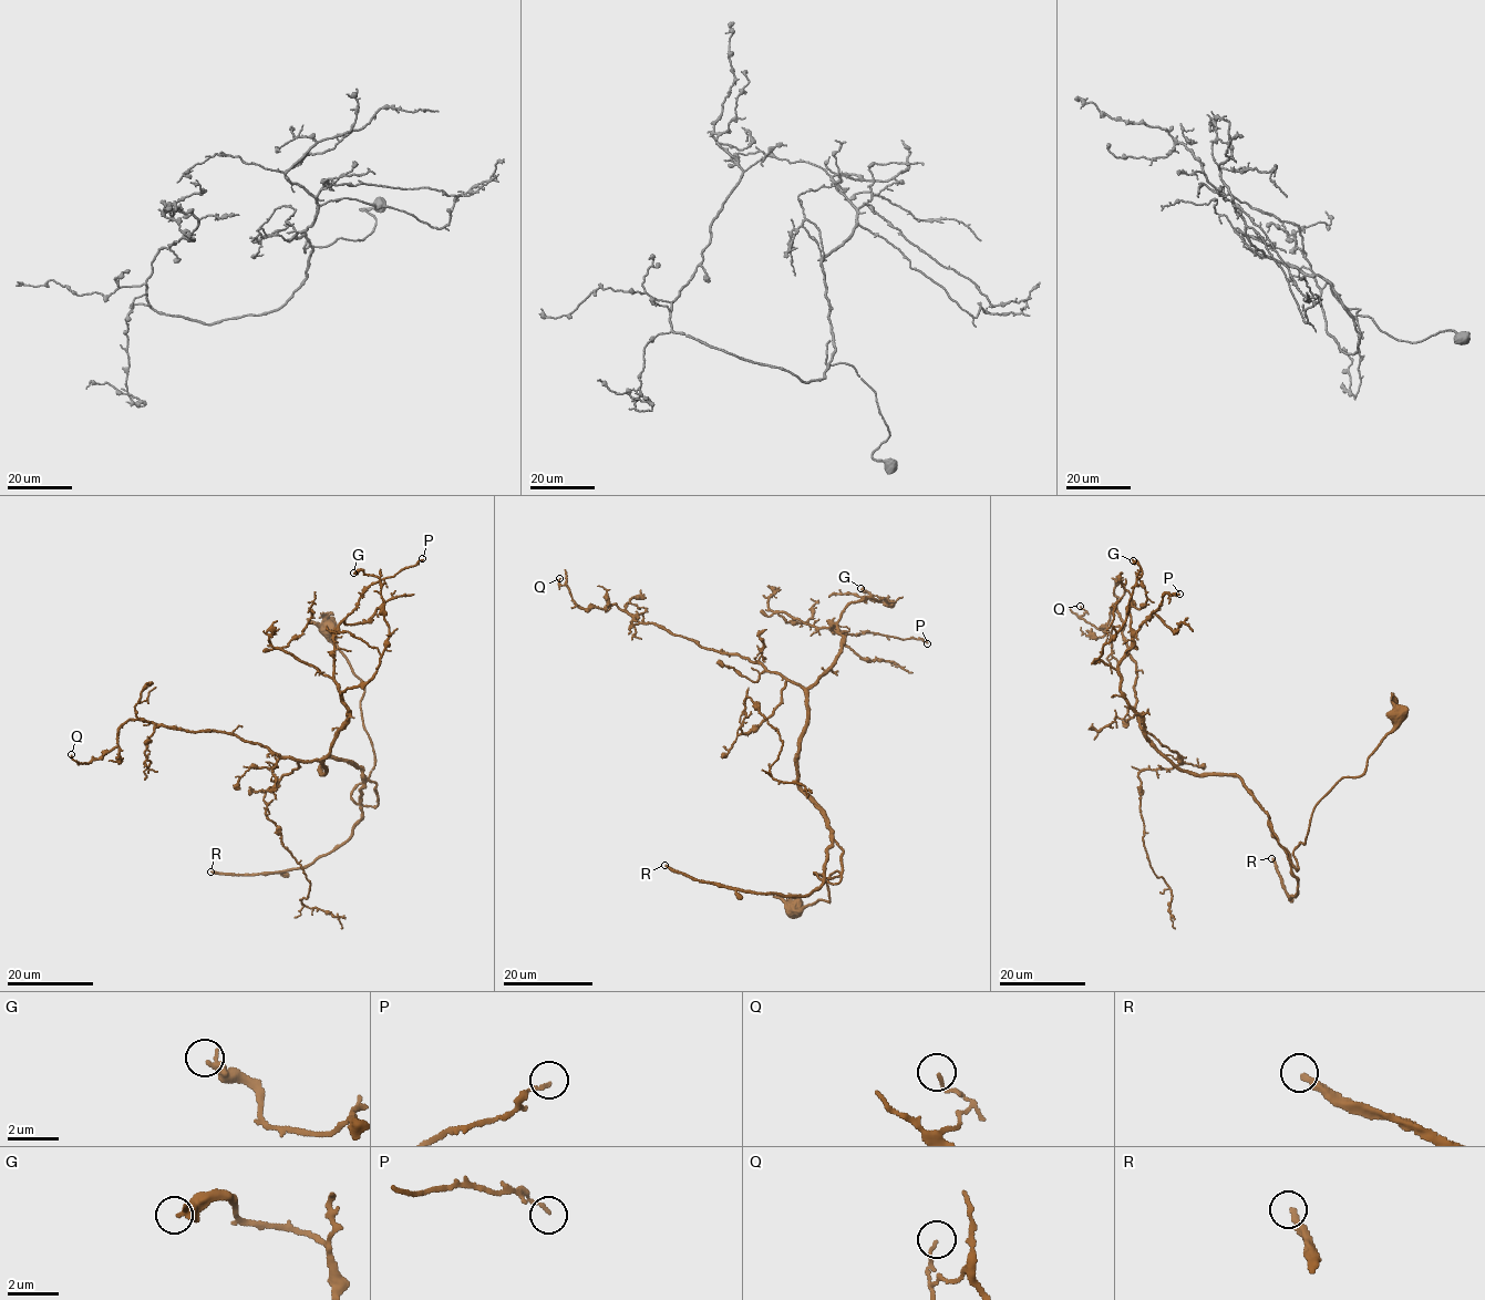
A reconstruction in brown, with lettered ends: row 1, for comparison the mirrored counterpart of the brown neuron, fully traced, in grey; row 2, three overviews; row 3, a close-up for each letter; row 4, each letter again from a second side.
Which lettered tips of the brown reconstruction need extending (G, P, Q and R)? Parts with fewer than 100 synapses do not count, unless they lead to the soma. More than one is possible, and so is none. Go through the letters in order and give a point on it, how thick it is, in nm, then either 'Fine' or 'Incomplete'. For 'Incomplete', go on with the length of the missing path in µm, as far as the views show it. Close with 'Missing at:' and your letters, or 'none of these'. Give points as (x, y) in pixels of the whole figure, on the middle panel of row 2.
G: Place: (860, 588). Thickness 360 nm. Fine
P: Place: (927, 643). Thickness 120 nm. Fine
Q: Place: (559, 578). Thickness 110 nm. Fine
R: Place: (664, 865). Thickness 240 nm. Incomplete. Missing length about 150 µm
Missing at: R

